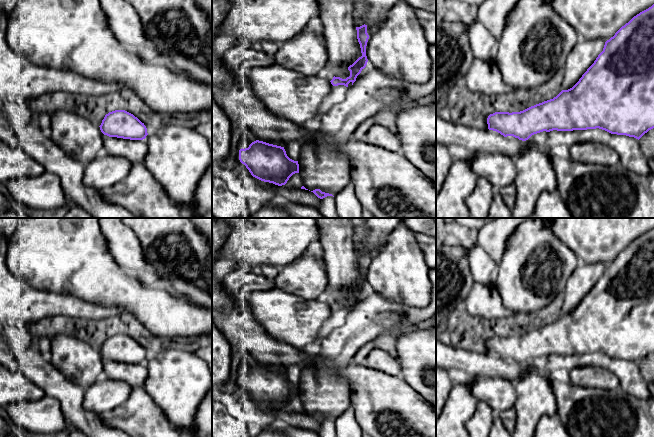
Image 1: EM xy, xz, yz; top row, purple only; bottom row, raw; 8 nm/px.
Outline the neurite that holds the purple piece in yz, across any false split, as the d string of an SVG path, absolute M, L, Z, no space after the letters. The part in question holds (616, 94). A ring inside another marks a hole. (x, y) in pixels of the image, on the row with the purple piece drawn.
M654 4L634 16L613 37L605 42L603 51L570 89L562 90L553 99L520 112L495 112L487 118L488 129L507 139L529 140L539 148L546 148L549 132L602 129L611 134L640 139L654 128Z

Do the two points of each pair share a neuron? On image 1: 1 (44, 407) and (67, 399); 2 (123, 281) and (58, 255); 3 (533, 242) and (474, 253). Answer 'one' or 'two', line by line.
1: two
2: one
3: two

